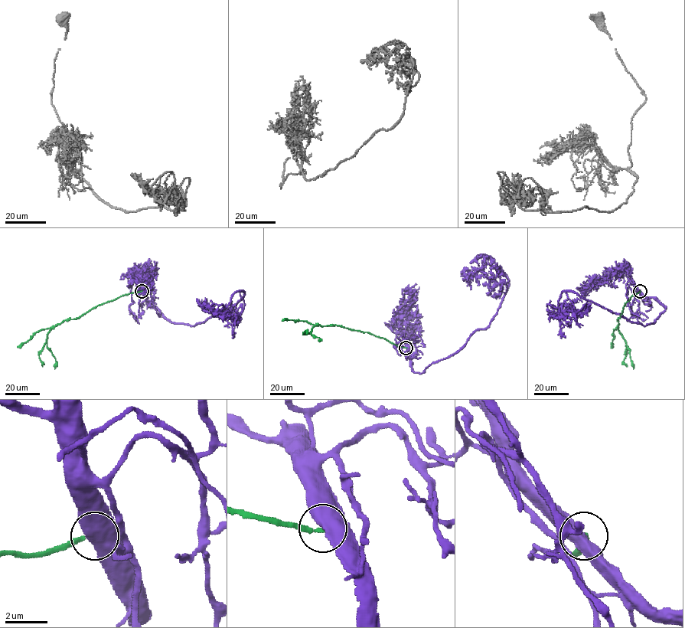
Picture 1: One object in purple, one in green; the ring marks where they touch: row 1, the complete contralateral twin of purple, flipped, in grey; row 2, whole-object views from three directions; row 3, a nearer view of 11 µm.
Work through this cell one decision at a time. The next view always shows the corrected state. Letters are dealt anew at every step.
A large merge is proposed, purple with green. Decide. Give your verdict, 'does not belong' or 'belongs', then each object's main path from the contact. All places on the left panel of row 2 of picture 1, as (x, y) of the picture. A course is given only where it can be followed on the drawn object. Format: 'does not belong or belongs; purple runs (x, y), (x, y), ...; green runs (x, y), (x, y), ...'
does not belong; purple runs (141, 291), (150, 306), (190, 325), (227, 312), (243, 293), (237, 291), (214, 316), (200, 305), (207, 302); green runs (141, 291), (122, 295), (53, 326), (47, 335), (47, 345), (56, 359), (54, 369)

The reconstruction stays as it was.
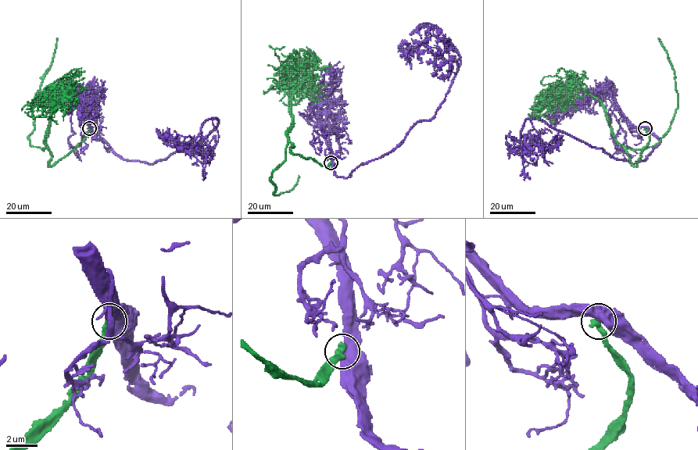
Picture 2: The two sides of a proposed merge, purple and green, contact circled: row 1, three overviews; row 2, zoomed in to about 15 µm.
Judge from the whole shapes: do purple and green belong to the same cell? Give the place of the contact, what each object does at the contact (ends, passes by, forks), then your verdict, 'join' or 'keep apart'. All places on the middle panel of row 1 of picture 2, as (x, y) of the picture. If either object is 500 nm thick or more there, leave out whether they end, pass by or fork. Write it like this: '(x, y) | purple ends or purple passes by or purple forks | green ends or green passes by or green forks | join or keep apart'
(331, 162) | keep apart

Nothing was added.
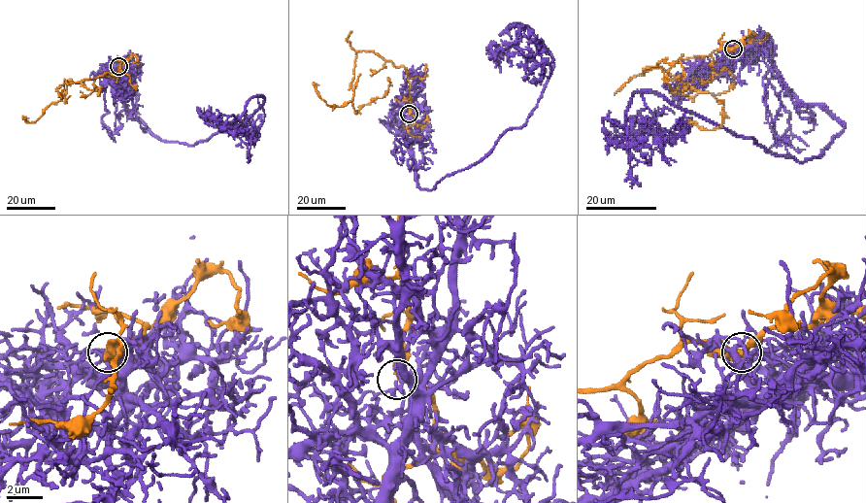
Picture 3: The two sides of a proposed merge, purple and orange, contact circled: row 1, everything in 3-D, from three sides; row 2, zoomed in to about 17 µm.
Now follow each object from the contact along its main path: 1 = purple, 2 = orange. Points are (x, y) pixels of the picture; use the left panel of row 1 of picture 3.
1: (118, 66), (127, 115), (167, 141), (237, 128), (263, 99), (222, 131), (203, 117), (211, 112)
2: (118, 66), (116, 76), (107, 73), (67, 83), (64, 80), (62, 98), (70, 81), (99, 87), (97, 95)

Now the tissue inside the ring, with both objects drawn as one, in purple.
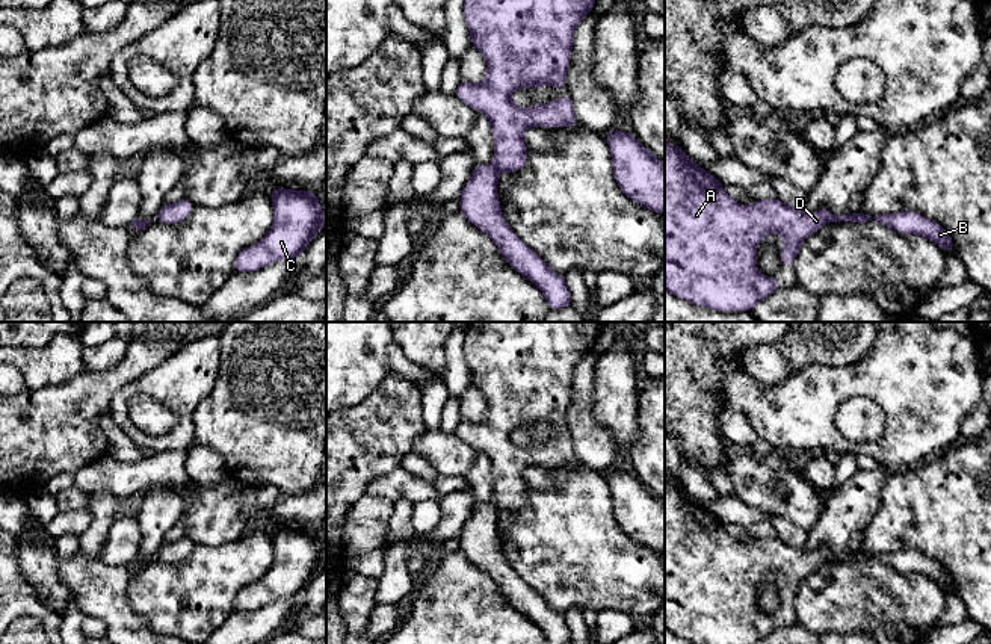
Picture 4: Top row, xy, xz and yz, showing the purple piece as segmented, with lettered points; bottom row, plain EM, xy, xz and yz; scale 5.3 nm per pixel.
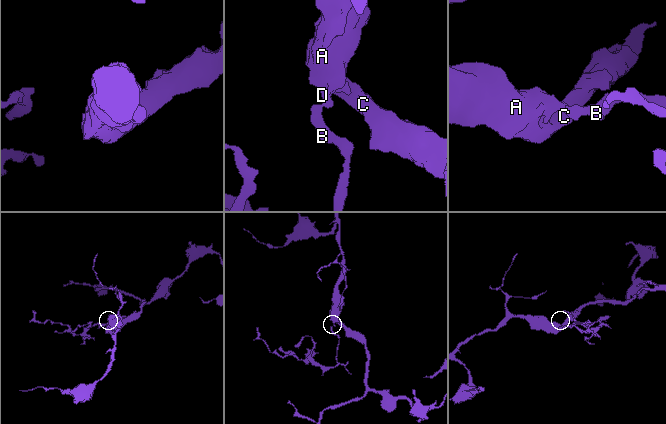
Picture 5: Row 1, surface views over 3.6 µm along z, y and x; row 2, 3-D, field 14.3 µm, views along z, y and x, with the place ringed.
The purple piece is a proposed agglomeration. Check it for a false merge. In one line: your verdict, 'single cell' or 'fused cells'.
fused cells

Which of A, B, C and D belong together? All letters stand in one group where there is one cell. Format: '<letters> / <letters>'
A C D / B

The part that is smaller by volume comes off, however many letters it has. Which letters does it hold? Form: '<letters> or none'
B

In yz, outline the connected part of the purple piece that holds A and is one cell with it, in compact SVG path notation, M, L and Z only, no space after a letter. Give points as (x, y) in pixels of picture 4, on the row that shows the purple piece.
M665 141L665 290L677 298L716 311L752 311L760 301L781 289L778 278L763 275L757 269L757 245L770 233L781 234L784 246L780 251L780 260L786 266L793 266L799 248L808 236L819 231L826 222L844 219L846 215L835 216L828 207L805 212L802 207L786 204L778 198L755 200L751 206L740 206L716 177L690 160L683 147L675 148Z

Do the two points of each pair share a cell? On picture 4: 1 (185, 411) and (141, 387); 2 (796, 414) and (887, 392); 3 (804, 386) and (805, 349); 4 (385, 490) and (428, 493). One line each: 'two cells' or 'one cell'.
1: one cell
2: one cell
3: two cells
4: one cell

